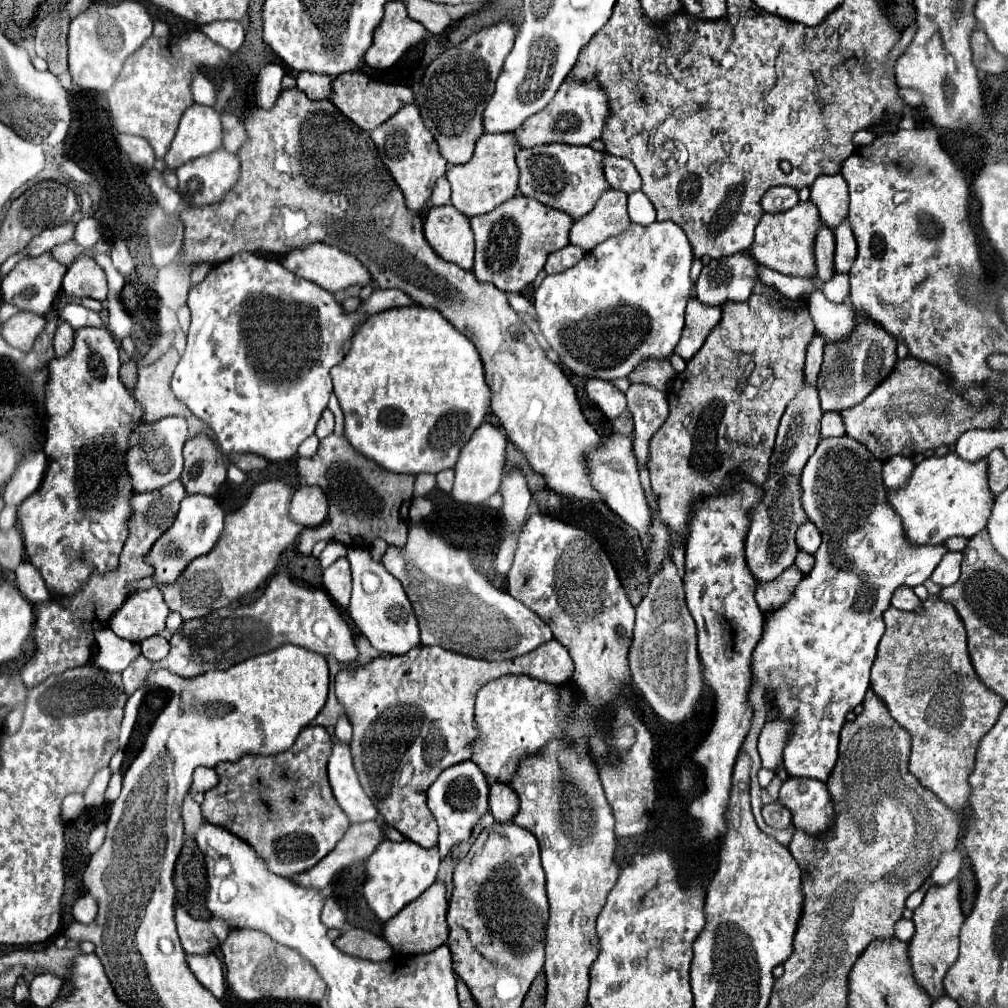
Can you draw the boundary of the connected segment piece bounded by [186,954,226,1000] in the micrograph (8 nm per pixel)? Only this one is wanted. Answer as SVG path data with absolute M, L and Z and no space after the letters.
M214 954L208 956L188 956L188 966L194 972L194 976L202 982L204 988L208 988L218 1000L224 996L226 992L226 984L224 984L224 970L220 960Z

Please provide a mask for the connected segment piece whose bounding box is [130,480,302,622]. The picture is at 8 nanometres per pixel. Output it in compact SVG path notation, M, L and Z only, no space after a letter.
M268 480L258 484L252 490L248 502L240 510L226 516L224 532L216 546L208 554L192 560L172 586L160 585L150 576L130 584L130 594L153 586L160 588L168 608L178 612L186 622L190 618L202 618L210 612L226 608L232 600L256 590L276 568L282 550L286 550L302 530L302 526L296 524L288 514L292 494L294 490L282 480Z

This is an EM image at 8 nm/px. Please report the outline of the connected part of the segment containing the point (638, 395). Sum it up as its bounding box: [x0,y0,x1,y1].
[626,384,668,466]

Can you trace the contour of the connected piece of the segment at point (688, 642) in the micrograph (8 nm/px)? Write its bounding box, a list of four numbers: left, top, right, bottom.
[628,552,702,722]

